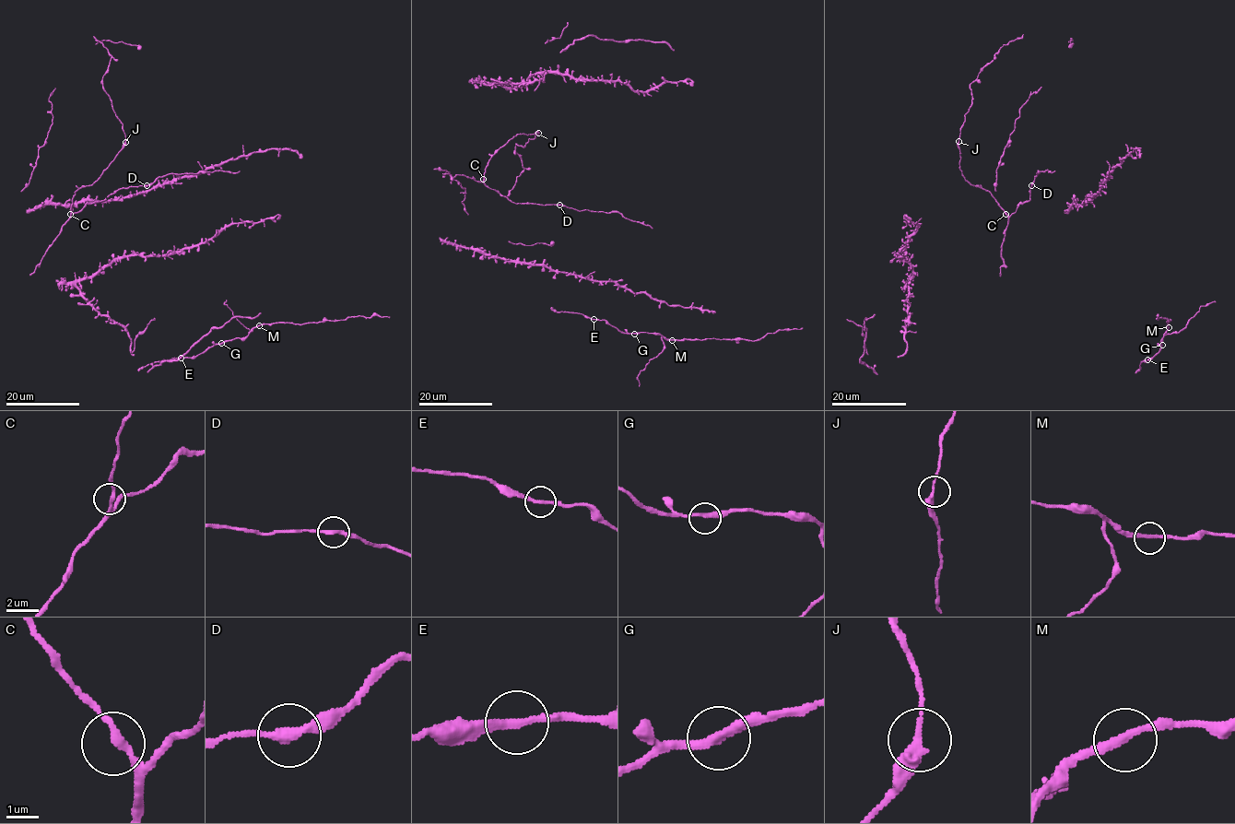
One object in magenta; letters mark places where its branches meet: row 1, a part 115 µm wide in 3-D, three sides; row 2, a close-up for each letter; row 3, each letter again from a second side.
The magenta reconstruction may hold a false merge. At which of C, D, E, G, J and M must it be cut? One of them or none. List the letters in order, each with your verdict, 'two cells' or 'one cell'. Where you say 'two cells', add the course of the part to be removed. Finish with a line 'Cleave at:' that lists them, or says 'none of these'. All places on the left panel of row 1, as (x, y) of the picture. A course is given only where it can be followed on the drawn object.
C: one cell
D: one cell
E: one cell
G: one cell
J: one cell
M: one cell
Cleave at: none of these

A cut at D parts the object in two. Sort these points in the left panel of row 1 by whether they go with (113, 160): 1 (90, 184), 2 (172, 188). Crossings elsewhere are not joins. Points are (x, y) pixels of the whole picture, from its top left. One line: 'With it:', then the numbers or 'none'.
With it: 1, 2

